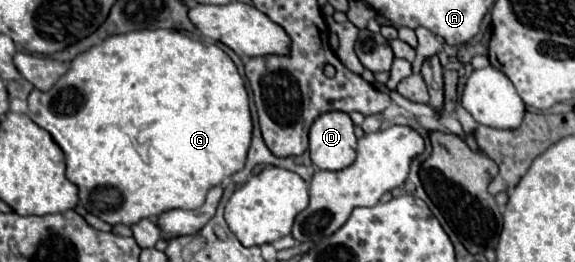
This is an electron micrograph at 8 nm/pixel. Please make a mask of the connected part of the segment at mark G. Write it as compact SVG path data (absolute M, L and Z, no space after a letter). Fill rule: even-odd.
M143 29L143 31L131 31L131 33L123 33L123 35L111 35L107 37L101 45L95 45L91 49L87 49L85 53L77 55L71 61L69 71L45 93L41 93L39 89L33 89L29 95L29 117L43 127L45 131L49 131L49 135L53 137L53 141L61 147L61 151L65 153L65 163L67 163L67 179L71 183L75 183L79 187L79 201L81 205L95 217L117 225L135 225L141 219L147 217L159 217L165 211L171 209L199 209L205 201L205 195L211 187L221 185L221 181L229 175L229 161L235 161L235 173L243 169L245 165L245 157L247 157L247 149L251 143L251 111L249 111L249 99L247 99L247 91L245 91L245 83L243 77L239 75L235 63L229 59L229 55L215 43L199 39L193 35L185 35L173 29Z

